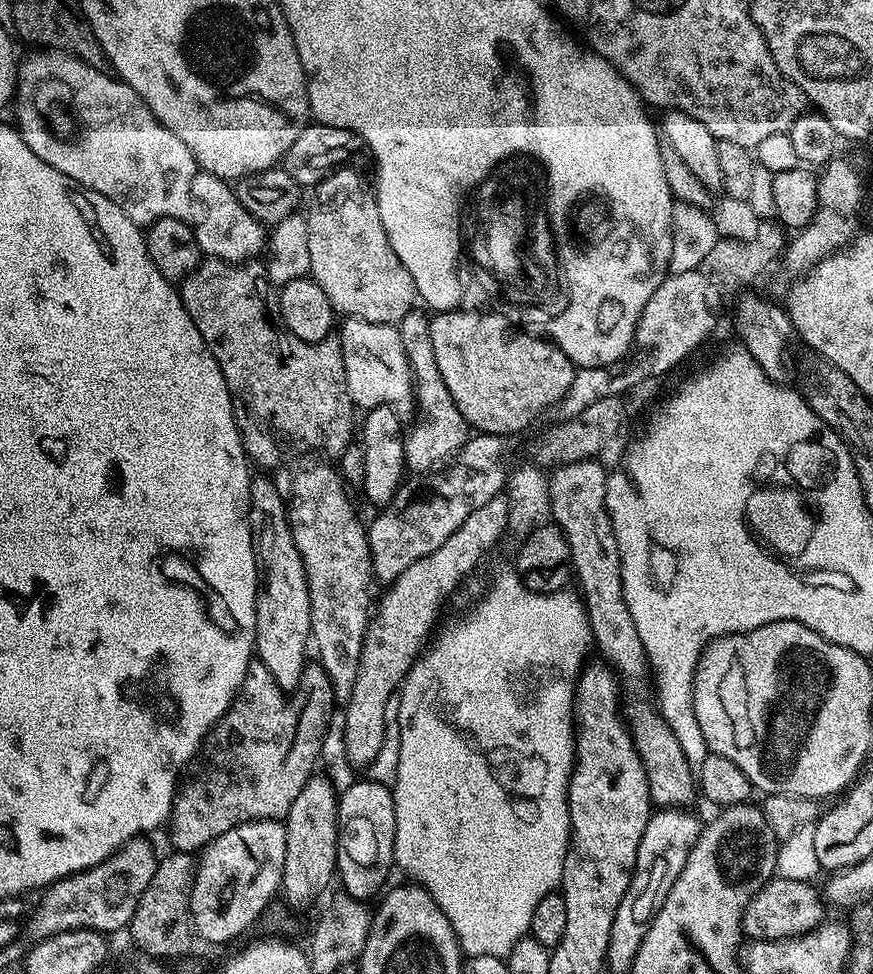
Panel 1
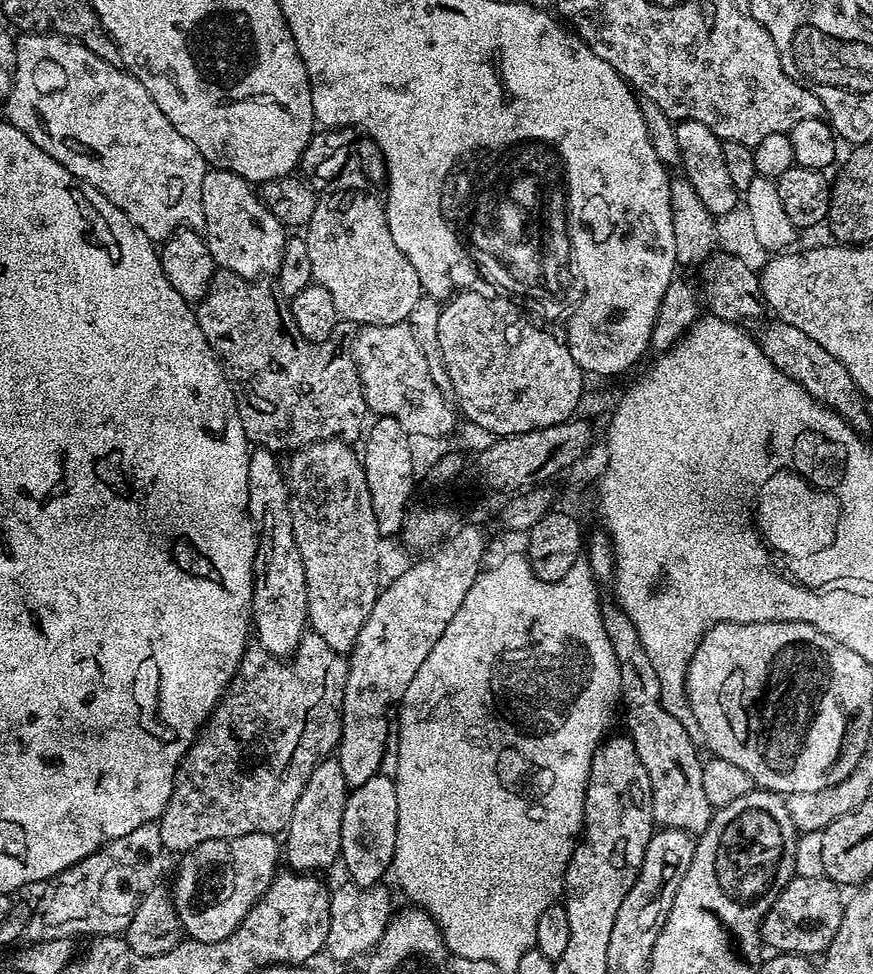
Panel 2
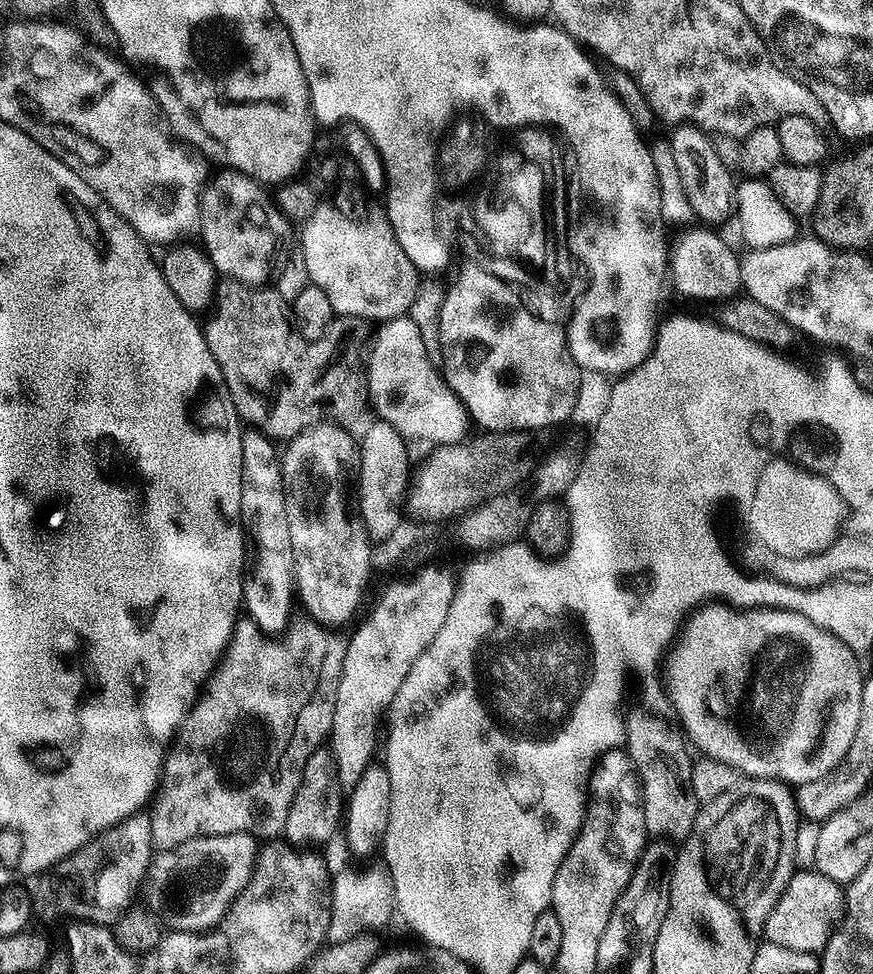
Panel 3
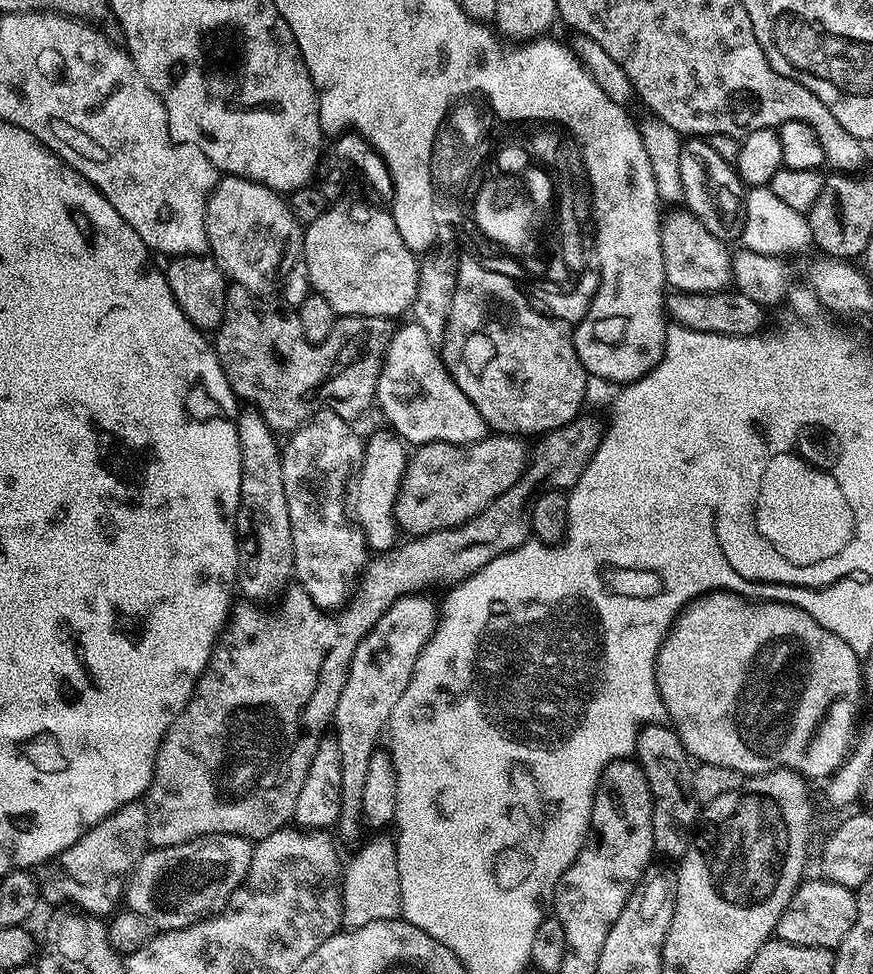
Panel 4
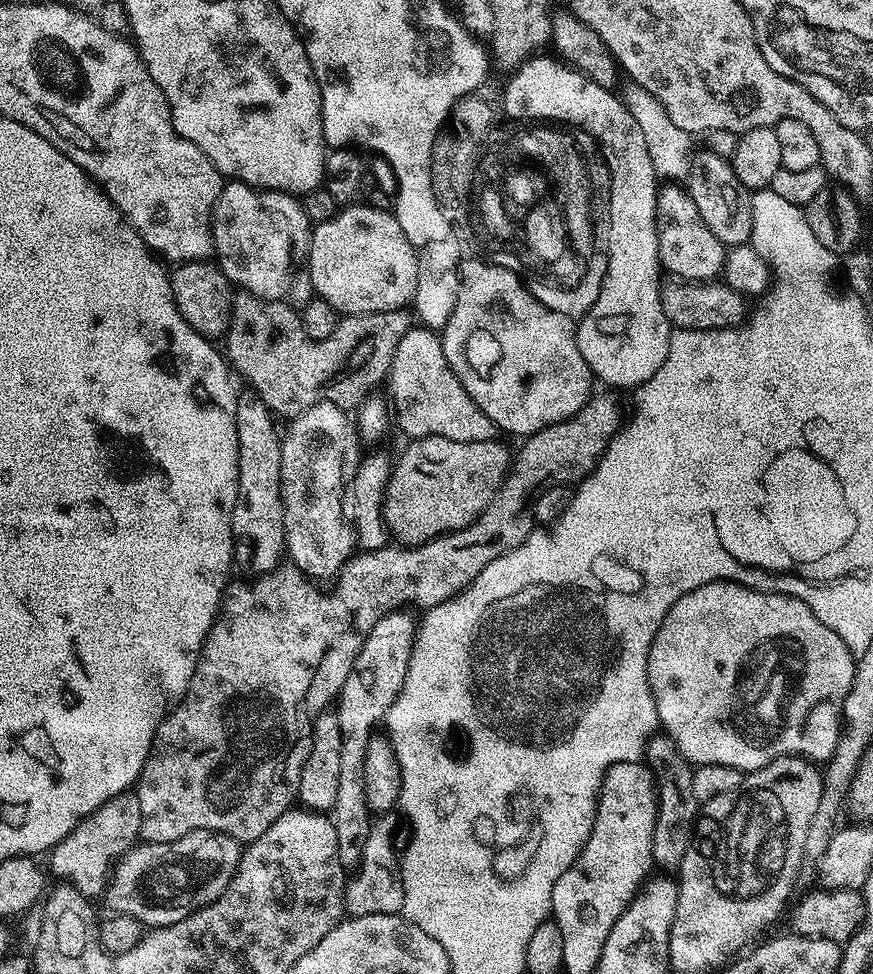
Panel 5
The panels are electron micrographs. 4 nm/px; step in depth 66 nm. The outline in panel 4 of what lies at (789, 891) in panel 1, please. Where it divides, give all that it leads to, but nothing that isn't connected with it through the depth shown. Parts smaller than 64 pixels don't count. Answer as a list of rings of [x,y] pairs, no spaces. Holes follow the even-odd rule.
[[[827,878],[819,879],[805,879],[796,889],[791,902],[780,915],[780,921],[776,923],[775,935],[791,944],[834,950],[856,921],[856,892],[841,884],[834,884]]]

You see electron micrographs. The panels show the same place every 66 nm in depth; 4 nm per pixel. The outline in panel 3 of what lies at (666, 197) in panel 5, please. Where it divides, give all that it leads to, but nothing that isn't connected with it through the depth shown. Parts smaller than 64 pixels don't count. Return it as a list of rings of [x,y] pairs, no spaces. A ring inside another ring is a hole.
[[[696,226],[688,228],[676,240],[676,245],[670,248],[670,284],[684,296],[692,300],[716,300],[723,302],[739,293],[740,256],[737,249],[732,247],[711,227]]]

